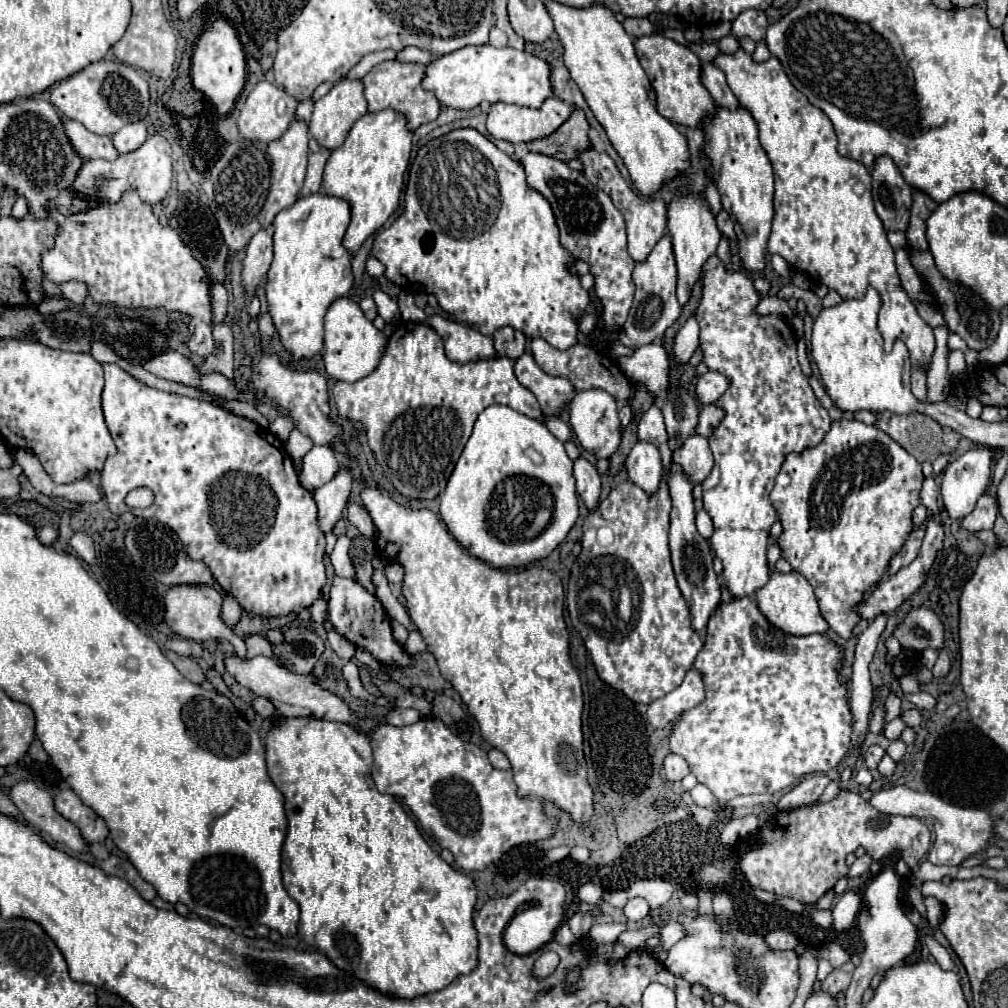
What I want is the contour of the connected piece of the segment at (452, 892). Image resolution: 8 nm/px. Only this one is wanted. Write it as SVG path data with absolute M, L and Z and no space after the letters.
M280 718L276 720L274 728L268 732L266 738L266 762L268 762L268 774L276 788L286 798L286 816L288 816L288 834L282 848L282 878L288 894L298 902L300 906L300 922L298 922L298 934L302 940L314 948L320 948L328 956L328 960L362 980L366 986L388 994L392 998L404 998L412 1000L416 996L424 996L430 992L438 992L444 986L448 986L456 976L470 974L476 968L476 950L478 950L478 934L474 928L474 904L476 904L476 886L472 876L456 872L450 864L446 864L438 852L434 852L428 842L420 836L416 824L412 818L404 812L404 808L396 802L394 796L380 794L372 782L370 770L372 770L372 748L366 732L360 732L344 722L330 722L330 720L316 720L316 718Z

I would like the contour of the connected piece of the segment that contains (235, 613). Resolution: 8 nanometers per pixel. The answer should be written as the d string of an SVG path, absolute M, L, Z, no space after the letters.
M226 596L226 598L224 598L221 617L229 627L235 627L240 618L242 618L242 608L240 608L240 604L238 604L232 596Z

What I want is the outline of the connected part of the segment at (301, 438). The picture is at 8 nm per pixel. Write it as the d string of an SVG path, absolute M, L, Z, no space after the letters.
M292 430L290 432L290 438L286 440L286 452L290 454L292 462L294 462L294 470L300 474L300 468L302 468L302 458L304 454L314 446L312 440L308 436L304 436L300 430Z

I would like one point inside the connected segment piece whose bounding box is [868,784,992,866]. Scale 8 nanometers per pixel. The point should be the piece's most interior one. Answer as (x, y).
(960, 832)

